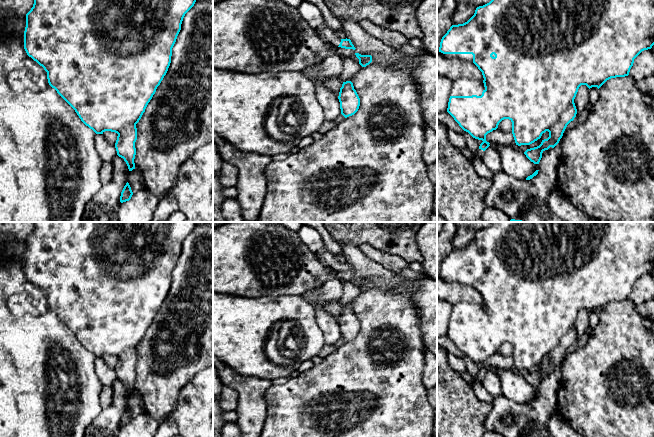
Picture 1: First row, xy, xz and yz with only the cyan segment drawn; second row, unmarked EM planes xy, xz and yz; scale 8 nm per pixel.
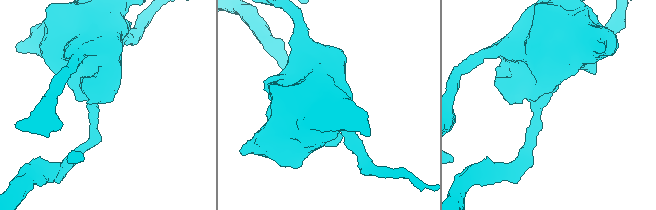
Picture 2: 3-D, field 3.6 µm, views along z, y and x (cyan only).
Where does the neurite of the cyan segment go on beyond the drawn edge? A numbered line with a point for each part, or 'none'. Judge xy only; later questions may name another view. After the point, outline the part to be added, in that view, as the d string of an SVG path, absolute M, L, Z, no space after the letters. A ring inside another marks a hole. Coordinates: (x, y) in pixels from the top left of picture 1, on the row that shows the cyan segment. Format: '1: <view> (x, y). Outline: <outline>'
none

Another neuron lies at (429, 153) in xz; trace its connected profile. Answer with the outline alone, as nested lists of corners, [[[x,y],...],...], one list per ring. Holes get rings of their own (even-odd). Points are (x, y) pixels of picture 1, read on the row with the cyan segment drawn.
[[[430,127],[425,129],[422,158],[427,166],[437,162],[437,134]]]

